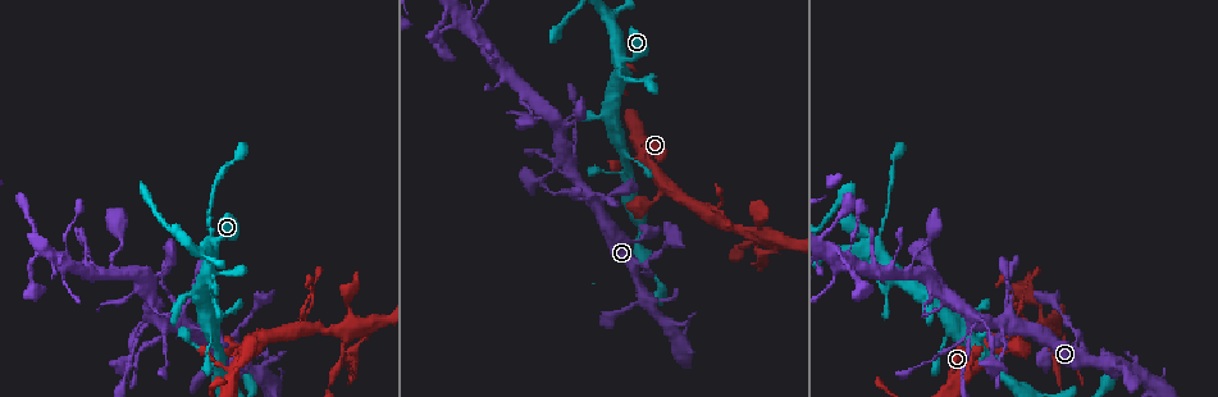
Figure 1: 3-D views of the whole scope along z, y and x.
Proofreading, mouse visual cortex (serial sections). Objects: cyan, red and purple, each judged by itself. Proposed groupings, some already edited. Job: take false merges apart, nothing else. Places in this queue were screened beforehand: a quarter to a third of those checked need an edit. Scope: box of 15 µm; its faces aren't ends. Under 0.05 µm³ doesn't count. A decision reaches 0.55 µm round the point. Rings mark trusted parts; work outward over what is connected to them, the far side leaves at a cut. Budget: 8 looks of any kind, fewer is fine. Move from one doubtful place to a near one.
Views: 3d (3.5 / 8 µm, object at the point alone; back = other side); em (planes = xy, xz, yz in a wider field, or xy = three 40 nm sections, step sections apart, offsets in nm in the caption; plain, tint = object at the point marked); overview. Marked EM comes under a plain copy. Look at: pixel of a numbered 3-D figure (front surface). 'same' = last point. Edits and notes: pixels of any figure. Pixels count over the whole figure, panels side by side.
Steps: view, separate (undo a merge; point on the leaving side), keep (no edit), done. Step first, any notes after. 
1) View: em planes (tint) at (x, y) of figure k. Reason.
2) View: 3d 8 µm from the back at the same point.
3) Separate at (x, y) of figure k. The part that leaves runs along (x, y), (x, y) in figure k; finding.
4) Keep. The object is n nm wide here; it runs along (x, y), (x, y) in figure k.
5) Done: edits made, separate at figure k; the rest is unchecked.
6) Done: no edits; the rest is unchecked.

View: 3d 3.5 µm at (558, 163) of figure 1.

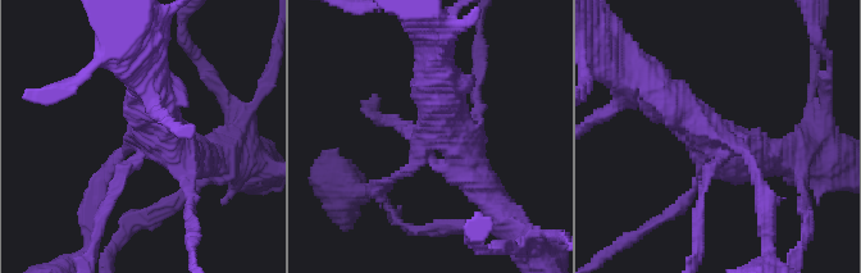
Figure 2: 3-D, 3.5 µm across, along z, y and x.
View: em xy step 2 (tint) at (717, 144) of figure 2. Need the tissue.

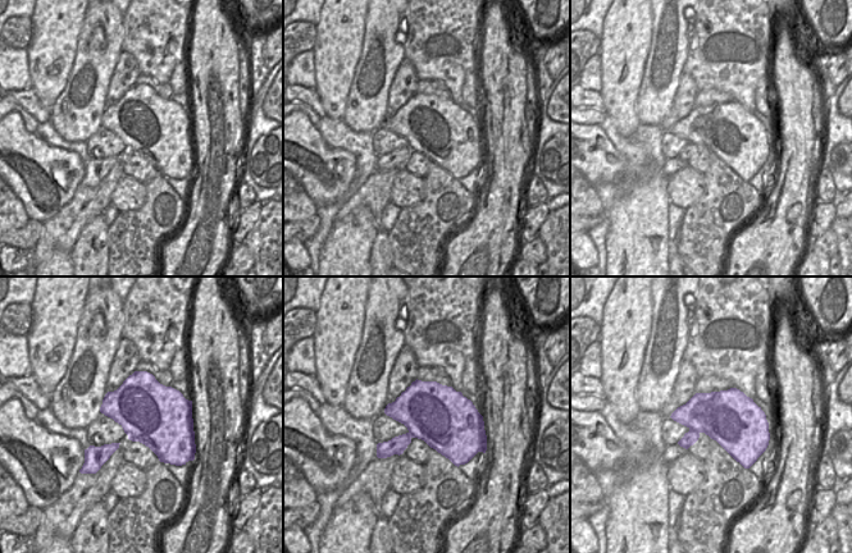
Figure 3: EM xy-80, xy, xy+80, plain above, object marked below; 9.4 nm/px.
View: em xy step 1 (tint) at the same point.

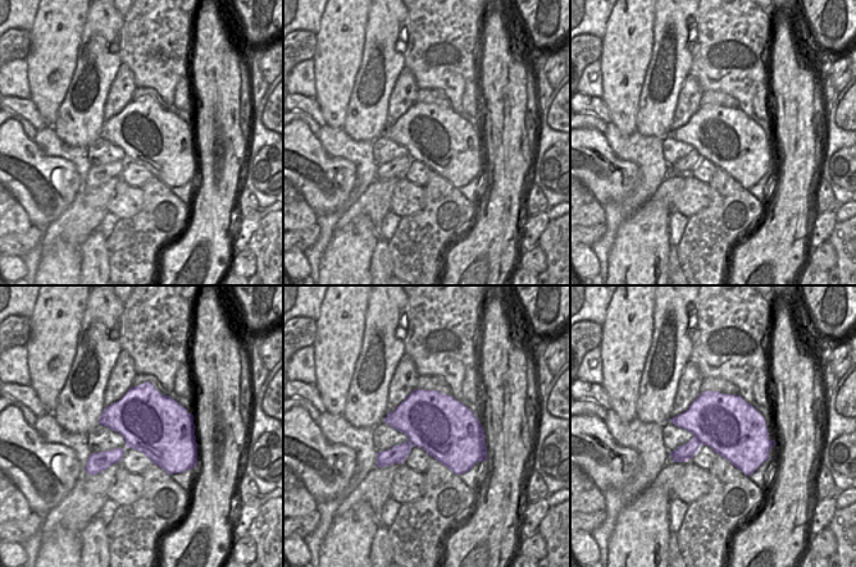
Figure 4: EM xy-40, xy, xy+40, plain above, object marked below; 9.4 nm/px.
Separate at (113, 191) of figure 2. The part that leaves runs along (719, 159), (704, 182), (693, 262) in figure 2; a second cell is stuck on.

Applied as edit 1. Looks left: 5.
View: 3d 3.5 µm from the back at (954, 384) of figure 1. Three-way junction.

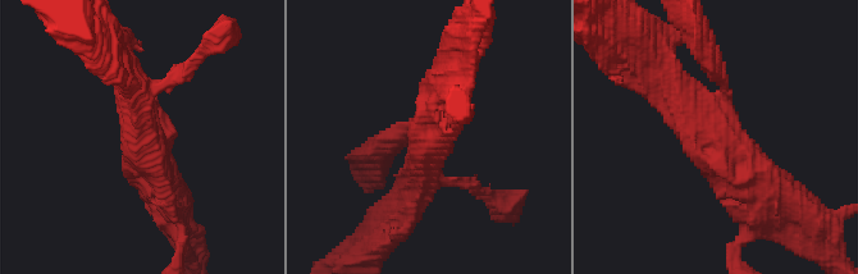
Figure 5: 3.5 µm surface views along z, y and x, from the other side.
View: em xy step 1 (tint) at (432, 126) of figure 5. 3 arms meet here; the arms are 200, 400, 500 nm wide.

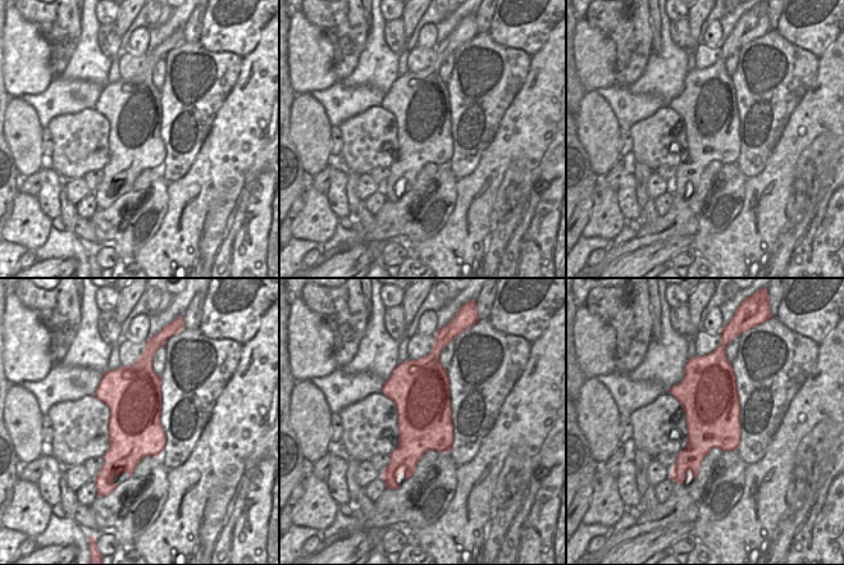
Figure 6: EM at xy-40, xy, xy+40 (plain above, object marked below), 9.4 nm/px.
Keep. The object is 550 nm wide here; it runs along (717, 72), (711, 123), (783, 197) in figure 5; one cell here.

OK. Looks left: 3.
View: 3d 8 µm at (213, 229) of figure 1. Thick turns thin.

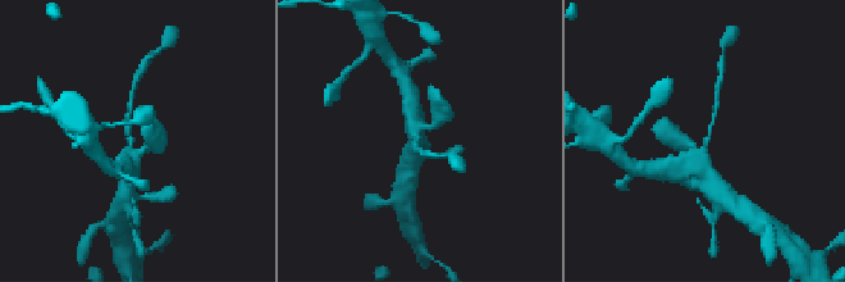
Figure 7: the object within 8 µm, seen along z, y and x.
View: em planes (tint) at (127, 138) of figure 7. The arms are 150, 300 nm wide; now the EM.

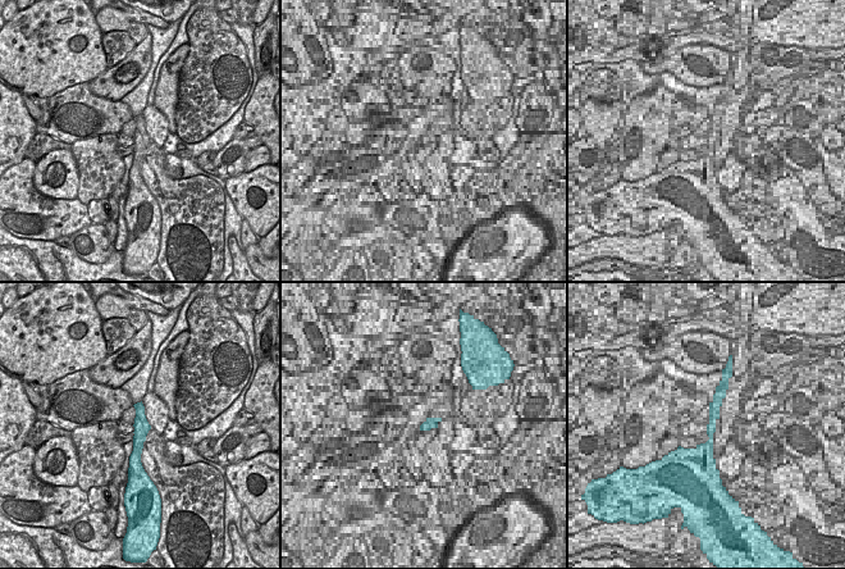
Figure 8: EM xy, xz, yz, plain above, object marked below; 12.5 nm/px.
Keep. It runs along (140, 406), (140, 437), (133, 467) in figure 8; one cell here.

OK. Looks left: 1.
Done: edits made, separate at figure 2; the rest is unchecked.

